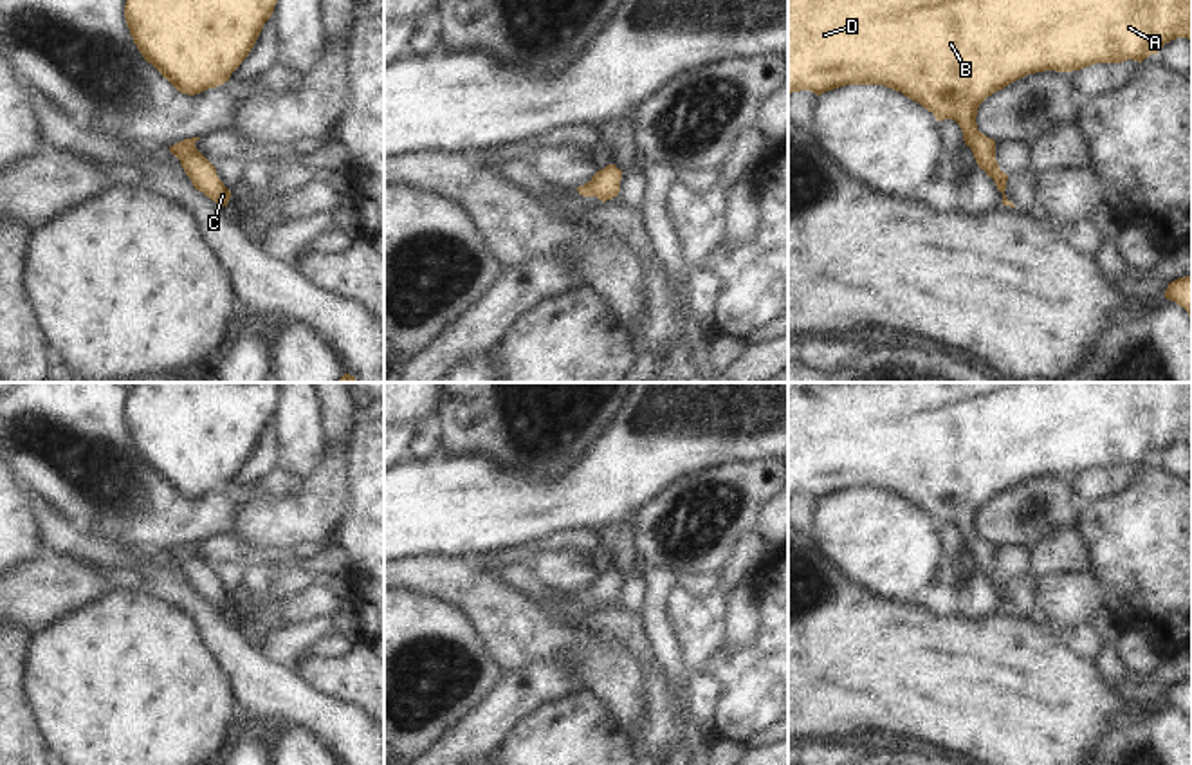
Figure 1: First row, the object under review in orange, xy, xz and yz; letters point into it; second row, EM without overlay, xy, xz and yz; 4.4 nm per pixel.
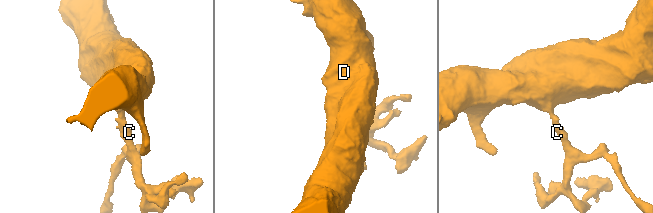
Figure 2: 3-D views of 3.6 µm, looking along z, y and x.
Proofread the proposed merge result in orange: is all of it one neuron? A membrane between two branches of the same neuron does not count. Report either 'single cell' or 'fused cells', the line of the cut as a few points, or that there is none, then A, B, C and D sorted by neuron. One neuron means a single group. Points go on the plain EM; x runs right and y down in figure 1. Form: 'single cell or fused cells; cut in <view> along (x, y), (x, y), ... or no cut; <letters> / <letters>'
single cell; no cut; A B C D

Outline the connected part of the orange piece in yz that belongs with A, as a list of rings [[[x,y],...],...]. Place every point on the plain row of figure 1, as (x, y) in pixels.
[[[788,382],[788,500],[810,494],[817,500],[846,489],[884,489],[902,496],[934,518],[938,525],[954,523],[977,570],[994,583],[1003,610],[1015,612],[1004,599],[1008,579],[995,565],[995,545],[977,534],[979,509],[997,494],[1035,476],[1071,476],[1095,467],[1143,465],[1176,442],[1192,446],[1192,382]]]

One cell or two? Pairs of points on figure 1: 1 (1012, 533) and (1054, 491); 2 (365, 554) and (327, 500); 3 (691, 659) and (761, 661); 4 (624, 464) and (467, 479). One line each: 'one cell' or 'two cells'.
1: one cell
2: two cells
3: two cells
4: one cell

